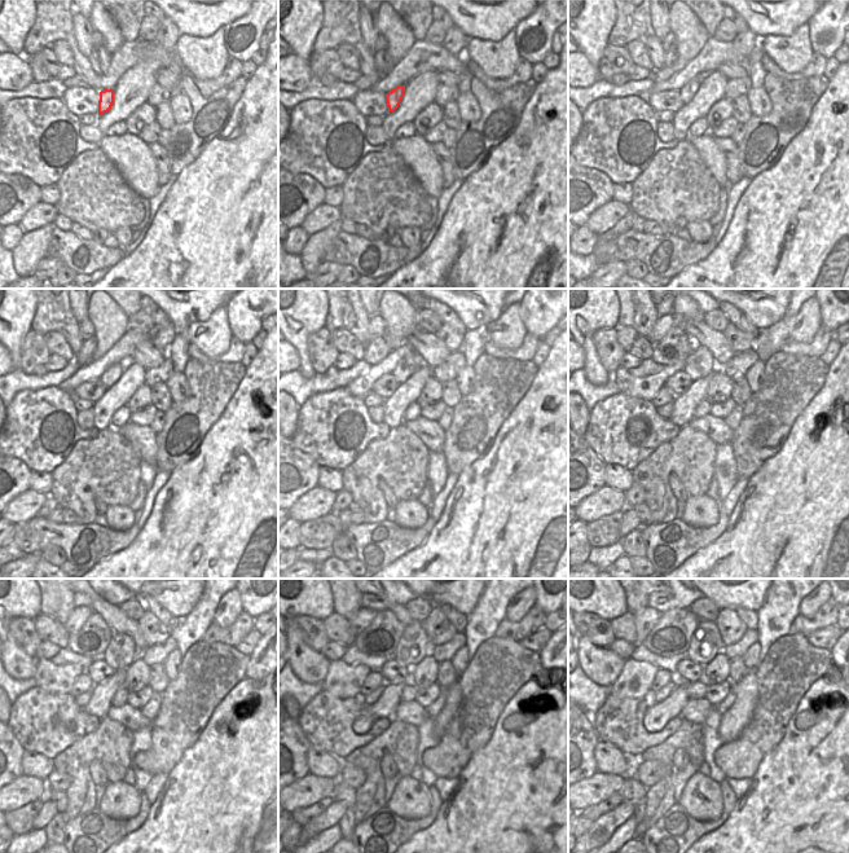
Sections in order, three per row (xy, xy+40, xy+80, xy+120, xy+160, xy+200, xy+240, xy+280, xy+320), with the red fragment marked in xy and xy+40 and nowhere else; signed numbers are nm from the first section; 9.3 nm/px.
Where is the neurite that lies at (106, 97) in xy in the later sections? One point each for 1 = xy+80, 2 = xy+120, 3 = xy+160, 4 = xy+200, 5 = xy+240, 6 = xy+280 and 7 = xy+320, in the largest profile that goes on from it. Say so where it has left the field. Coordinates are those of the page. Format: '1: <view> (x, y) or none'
1: xy+80 (690, 88)
2: xy+120 (111, 376)
3: xy+160 (408, 365)
4: xy+200 (699, 364)
5: xy+240 (122, 650)
6: xy+280 (413, 646)
7: xy+320 (705, 643)

